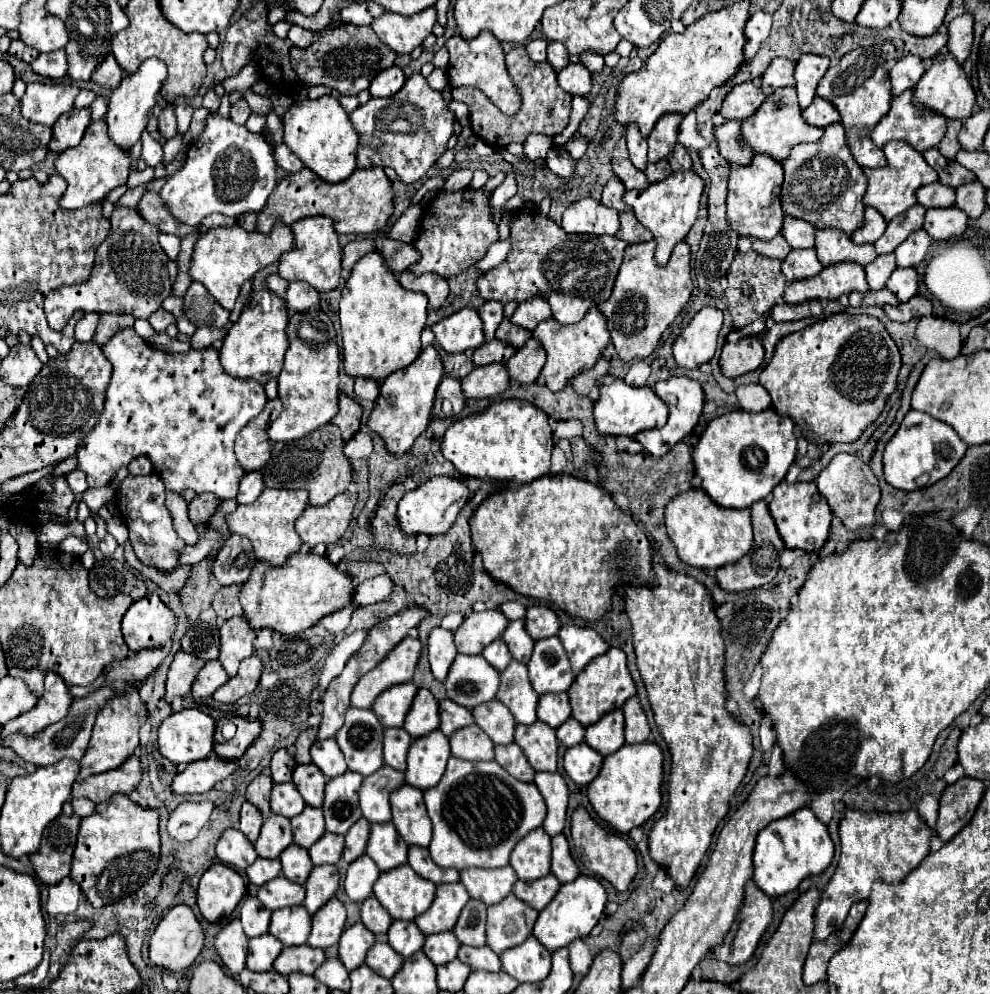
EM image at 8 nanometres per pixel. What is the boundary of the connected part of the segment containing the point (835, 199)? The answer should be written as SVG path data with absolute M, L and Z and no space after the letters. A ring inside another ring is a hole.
M840 122L830 124L818 142L796 146L796 150L792 150L790 156L782 162L782 168L784 182L780 192L780 204L784 208L784 214L788 214L782 224L782 236L786 238L790 248L814 248L816 228L836 228L848 236L856 228L860 228L864 220L862 198L866 192L866 176L848 150L844 126ZM848 190L856 198L854 212L842 212L842 202Z

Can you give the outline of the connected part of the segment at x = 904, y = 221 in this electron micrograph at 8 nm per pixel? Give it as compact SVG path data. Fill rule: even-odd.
M914 204L904 214L896 216L888 224L886 232L882 234L882 238L874 244L876 252L878 254L892 254L904 242L904 238L908 238L912 232L916 232L916 230L922 228L922 224L924 224L924 212L926 210L920 204Z

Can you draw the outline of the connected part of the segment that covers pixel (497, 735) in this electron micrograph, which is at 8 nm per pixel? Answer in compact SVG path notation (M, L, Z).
M490 700L490 702L478 704L472 710L472 716L474 716L476 724L488 734L488 738L494 744L510 744L514 740L516 720L508 712L508 708L504 708L504 704L500 704L500 700Z

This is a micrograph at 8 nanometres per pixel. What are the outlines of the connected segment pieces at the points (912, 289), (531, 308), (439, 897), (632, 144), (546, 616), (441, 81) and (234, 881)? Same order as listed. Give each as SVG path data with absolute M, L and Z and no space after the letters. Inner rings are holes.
M896 268L888 278L886 288L898 298L898 302L908 302L918 292L918 274L914 268Z
M530 298L522 304L518 304L510 322L516 326L522 326L526 330L534 330L542 320L548 320L548 318L552 318L552 310L550 310L548 302L542 298Z
M462 882L440 884L432 906L422 912L414 922L428 936L438 932L448 932L454 928L464 904L470 900Z
M630 124L630 128L626 130L626 140L628 140L628 152L630 152L630 160L632 164L644 172L648 160L646 160L646 138L640 134L636 124Z
M530 606L526 610L524 624L526 624L526 632L534 640L556 636L558 630L560 630L560 622L558 622L556 614L548 606Z
M436 68L428 78L428 84L434 88L434 90L444 90L446 86L448 86L448 78L446 78L446 72L444 70L440 70L440 68Z
M212 864L198 884L198 908L208 922L228 918L244 896L242 876L224 864Z

